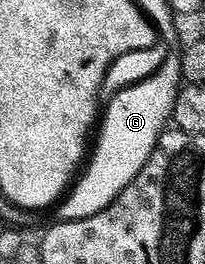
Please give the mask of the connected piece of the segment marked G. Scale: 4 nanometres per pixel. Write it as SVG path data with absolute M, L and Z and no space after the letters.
M167 53L154 74L123 88L105 103L104 113L100 118L102 131L98 134L98 143L95 146L93 143L92 153L89 155L90 163L88 158L85 163L86 171L84 166L76 181L69 187L68 193L57 203L57 217L61 221L76 220L92 216L92 212L100 212L100 208L107 206L134 179L136 172L140 172L156 140L171 121L181 77L178 54Z

